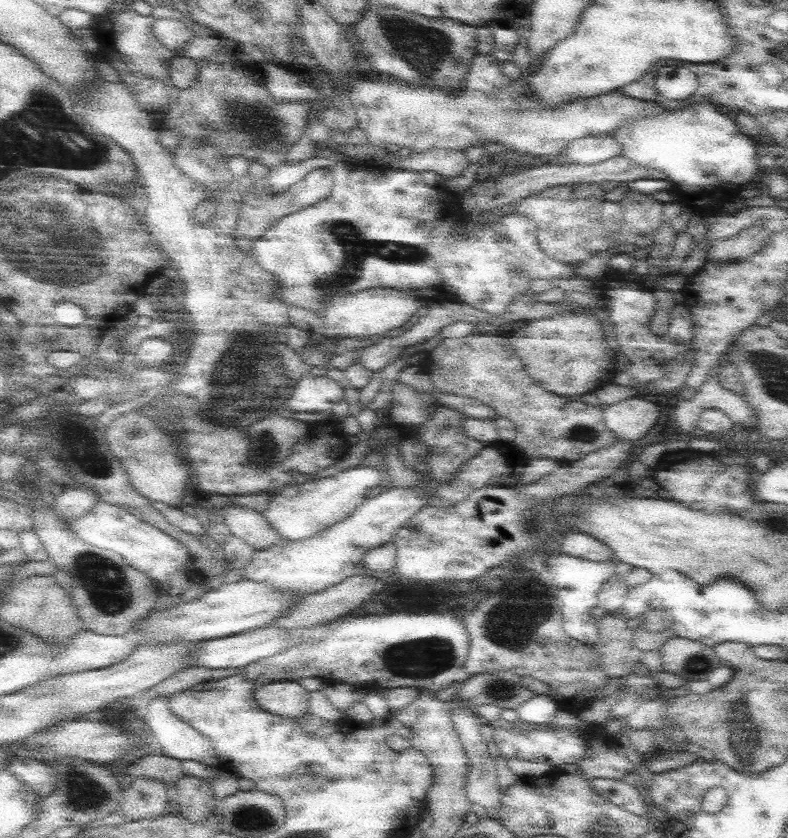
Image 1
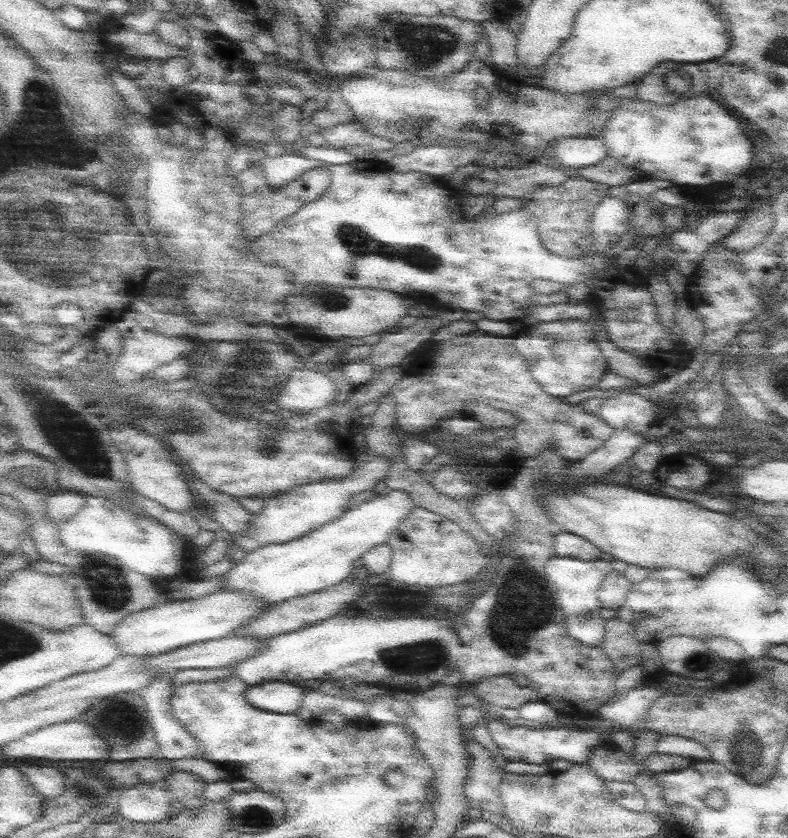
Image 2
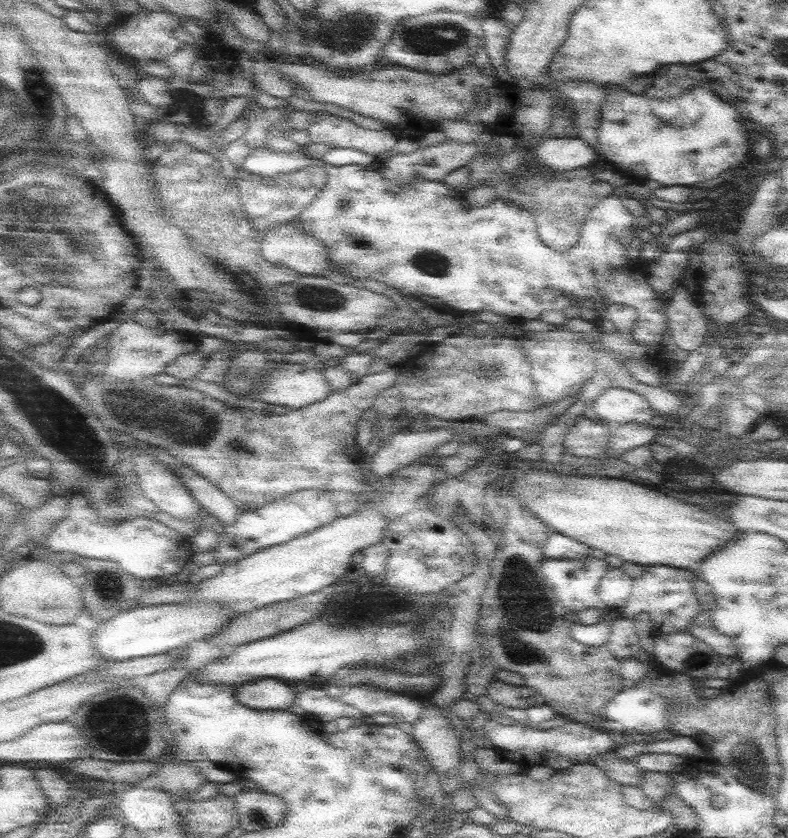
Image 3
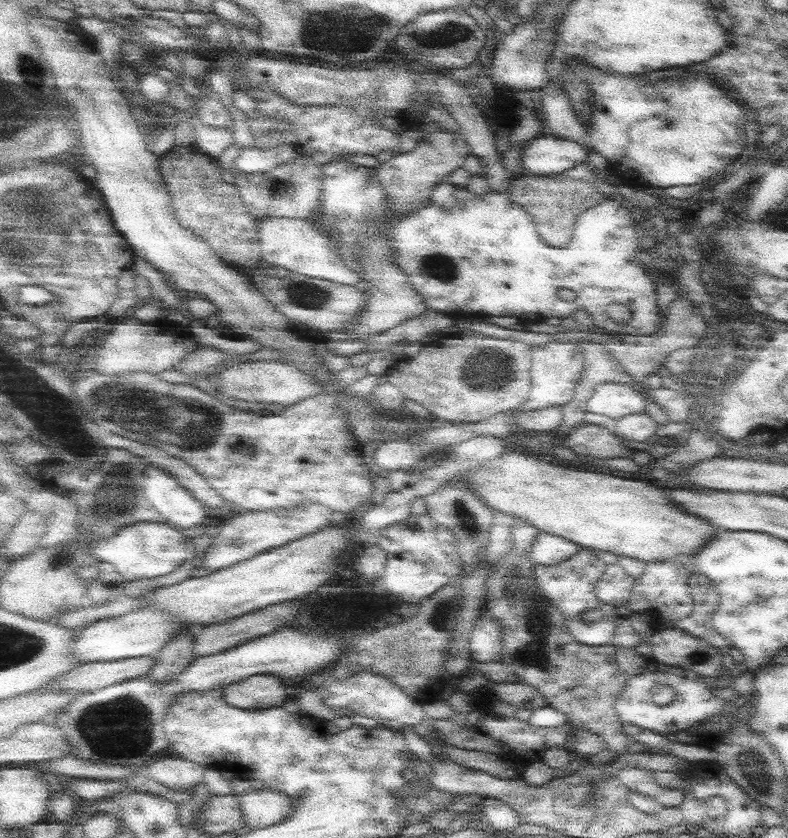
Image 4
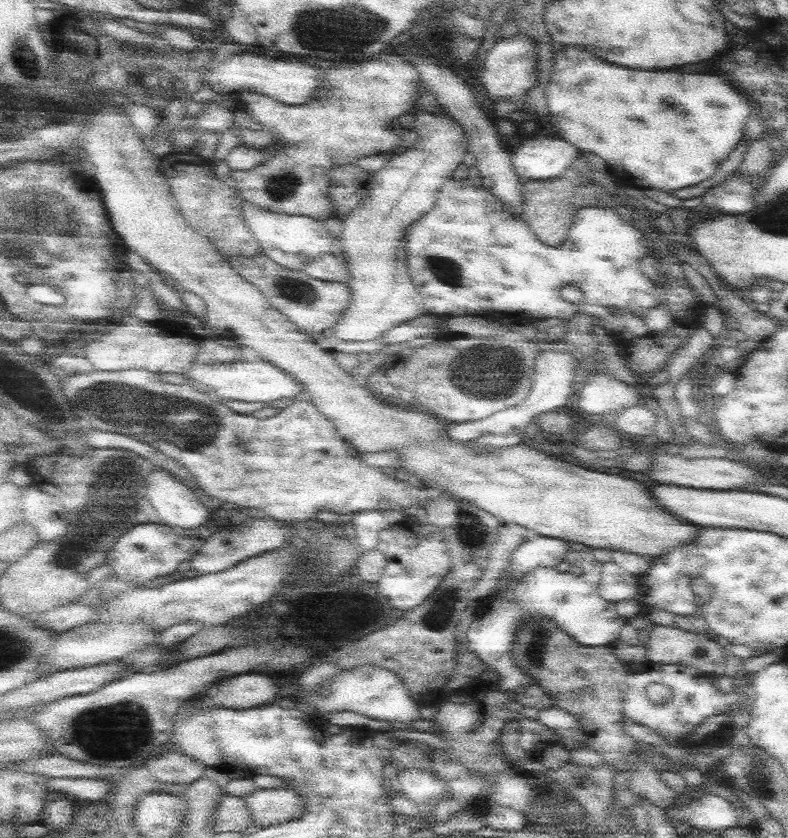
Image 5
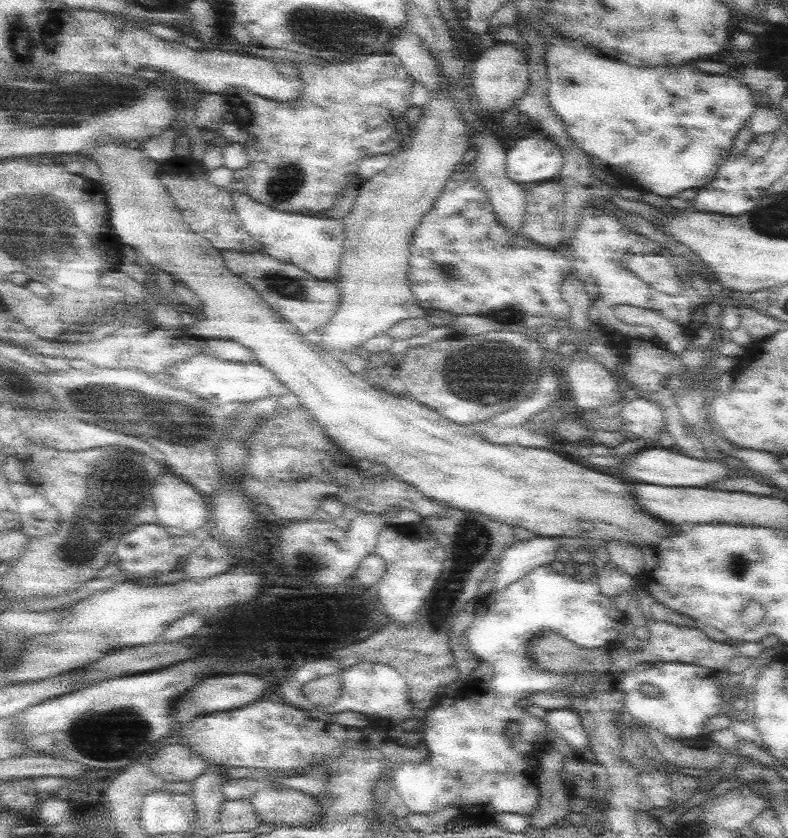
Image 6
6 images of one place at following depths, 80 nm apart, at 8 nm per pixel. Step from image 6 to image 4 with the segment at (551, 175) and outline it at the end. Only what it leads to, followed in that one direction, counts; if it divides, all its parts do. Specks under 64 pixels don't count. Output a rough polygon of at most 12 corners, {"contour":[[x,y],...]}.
{"contour":[[543,133],[520,174],[555,175],[587,162],[582,143]]}

